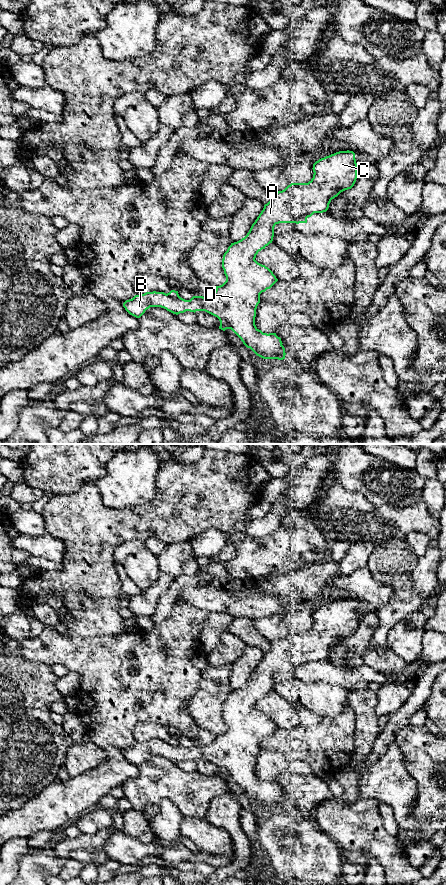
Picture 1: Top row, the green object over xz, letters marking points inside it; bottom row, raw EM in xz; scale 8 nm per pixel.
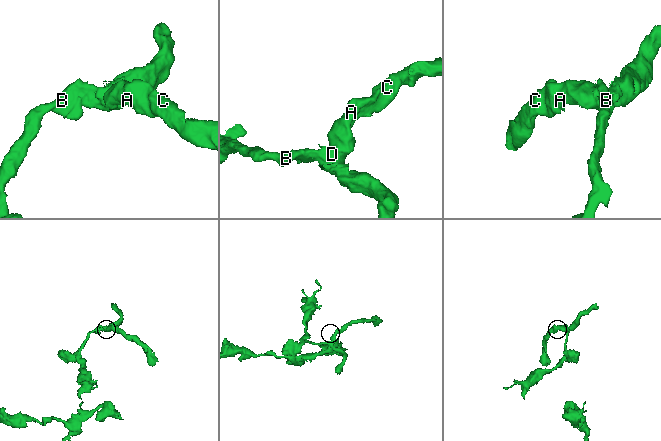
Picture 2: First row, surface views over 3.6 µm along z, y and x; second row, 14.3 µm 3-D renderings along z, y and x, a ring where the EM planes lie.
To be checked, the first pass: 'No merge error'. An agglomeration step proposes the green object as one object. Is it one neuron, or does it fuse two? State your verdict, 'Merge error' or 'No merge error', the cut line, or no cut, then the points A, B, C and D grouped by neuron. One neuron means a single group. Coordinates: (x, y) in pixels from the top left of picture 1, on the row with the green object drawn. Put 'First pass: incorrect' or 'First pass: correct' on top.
First pass: correct
No merge error. No split. Groups: A B C D

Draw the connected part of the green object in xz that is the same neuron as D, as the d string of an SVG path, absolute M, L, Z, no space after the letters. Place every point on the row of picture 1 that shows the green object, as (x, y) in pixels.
M339 151L319 159L313 164L313 178L308 183L291 183L284 190L272 193L270 201L264 205L263 210L252 224L247 235L241 240L231 243L224 253L222 268L226 276L226 281L222 285L216 286L216 290L212 295L208 297L193 296L190 300L185 300L181 298L178 291L175 290L171 290L167 294L153 291L135 295L132 299L126 300L123 303L123 307L130 315L136 318L140 318L150 307L161 307L176 315L186 311L194 313L196 311L205 311L219 319L219 329L223 331L231 329L241 339L243 344L247 348L250 348L257 356L263 359L285 359L286 353L281 338L278 337L276 333L263 333L255 325L256 309L260 303L260 294L270 289L278 281L268 267L255 260L256 255L259 251L265 249L266 246L272 243L276 224L307 223L307 218L311 217L314 213L326 212L332 199L337 197L341 192L351 189L354 186L357 179L357 167L355 153L353 151Z

